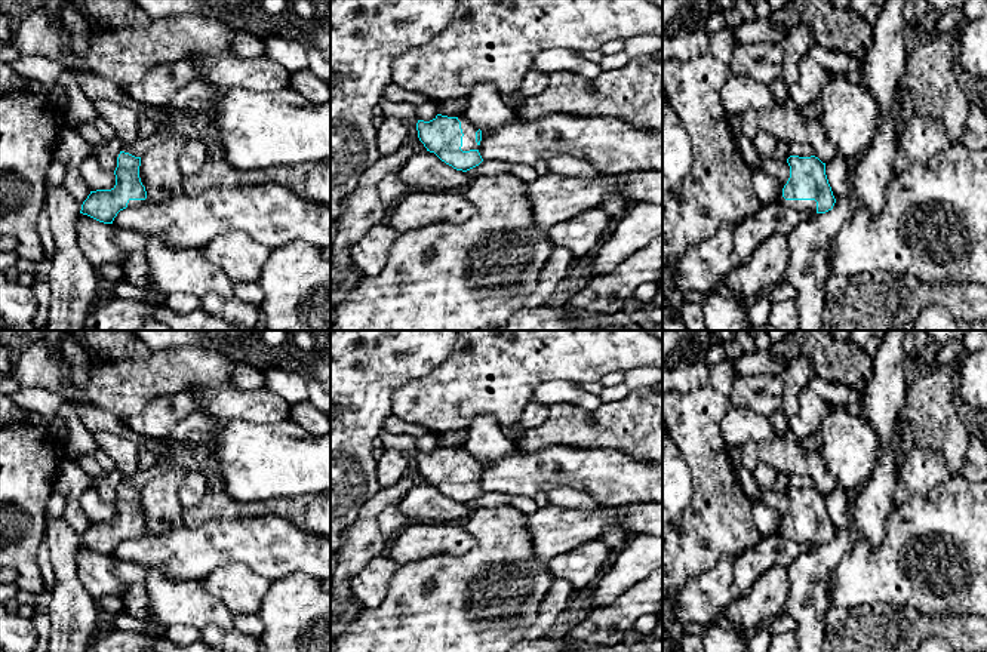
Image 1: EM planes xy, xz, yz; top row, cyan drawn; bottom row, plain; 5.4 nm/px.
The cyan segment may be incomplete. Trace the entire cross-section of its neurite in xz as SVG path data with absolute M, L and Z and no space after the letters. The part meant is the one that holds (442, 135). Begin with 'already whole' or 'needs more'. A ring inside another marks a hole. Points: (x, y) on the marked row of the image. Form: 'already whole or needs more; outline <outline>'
needs more; outline M437 114L430 122L418 120L416 130L427 151L456 170L467 172L483 162L479 153L482 130L465 116Z

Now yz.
needs more; outline M790 156L787 163L790 178L782 188L780 202L812 215L831 210L836 199L825 175L825 163L815 156Z

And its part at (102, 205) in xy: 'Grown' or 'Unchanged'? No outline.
Grown

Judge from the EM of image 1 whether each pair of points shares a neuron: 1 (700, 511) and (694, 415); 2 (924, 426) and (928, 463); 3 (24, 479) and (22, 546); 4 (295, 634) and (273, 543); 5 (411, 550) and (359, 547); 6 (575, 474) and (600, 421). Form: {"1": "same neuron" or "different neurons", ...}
{"1": "same neuron", "2": "different neurons", "3": "same neuron", "4": "different neurons", "5": "different neurons", "6": "different neurons"}

